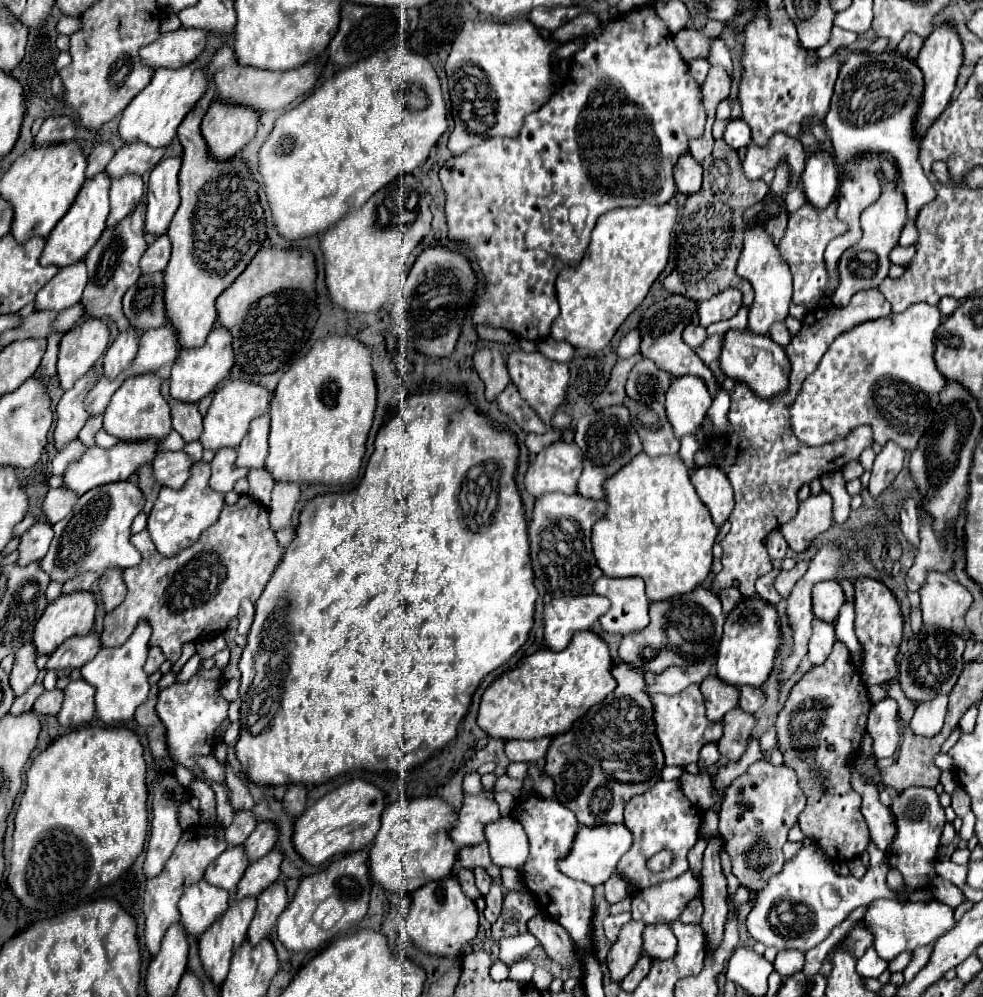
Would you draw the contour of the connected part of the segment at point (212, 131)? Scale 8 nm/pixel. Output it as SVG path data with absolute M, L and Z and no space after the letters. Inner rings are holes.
M214 100L202 120L202 136L220 160L236 156L256 134L258 112L244 104Z

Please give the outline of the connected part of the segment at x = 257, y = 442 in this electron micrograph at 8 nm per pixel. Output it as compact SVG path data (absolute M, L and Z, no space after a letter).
M268 414L252 420L248 434L238 446L236 458L238 468L264 468L268 456L268 428L270 428Z

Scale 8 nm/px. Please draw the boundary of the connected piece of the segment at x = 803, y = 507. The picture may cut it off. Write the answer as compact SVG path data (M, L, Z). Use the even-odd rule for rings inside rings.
M820 492L800 502L796 516L784 522L780 526L780 532L784 534L788 546L794 552L804 552L812 538L816 538L820 532L826 532L830 524L832 524L832 496L828 492Z

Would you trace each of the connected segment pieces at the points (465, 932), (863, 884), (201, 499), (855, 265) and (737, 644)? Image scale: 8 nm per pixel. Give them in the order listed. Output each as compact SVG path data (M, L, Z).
M456 876L430 882L412 892L412 904L406 916L406 932L414 946L420 948L422 952L438 956L460 954L462 948L476 936L476 930L478 930L476 904L464 894L462 884Z
M806 844L790 858L782 872L774 874L768 886L758 894L752 912L746 918L748 932L756 942L780 950L808 952L818 946L834 926L838 926L854 908L866 906L876 898L894 898L894 892L886 886L886 874L890 866L886 852L870 852L870 868L862 880L854 876L838 876L832 860L816 844Z
M200 460L194 464L194 476L186 482L186 488L172 490L172 488L164 486L160 490L160 496L148 516L148 526L146 526L146 530L150 532L150 538L160 554L176 556L180 550L194 544L206 528L210 528L212 524L218 522L218 516L224 508L224 496L214 492L208 486L208 478L210 478L210 466Z
M884 184L882 198L864 210L860 224L862 224L860 242L848 248L842 254L840 264L838 264L840 286L832 296L834 306L846 306L850 302L850 296L854 296L860 290L876 288L888 276L888 266L890 266L888 254L898 244L898 236L906 224L906 200L904 200L902 188L898 188L896 184Z
M760 596L742 598L726 618L724 634L718 646L716 668L720 680L732 686L748 684L760 688L768 680L774 668L774 660L778 656L780 644L782 644L782 632L778 626L776 608L766 600L762 600Z

